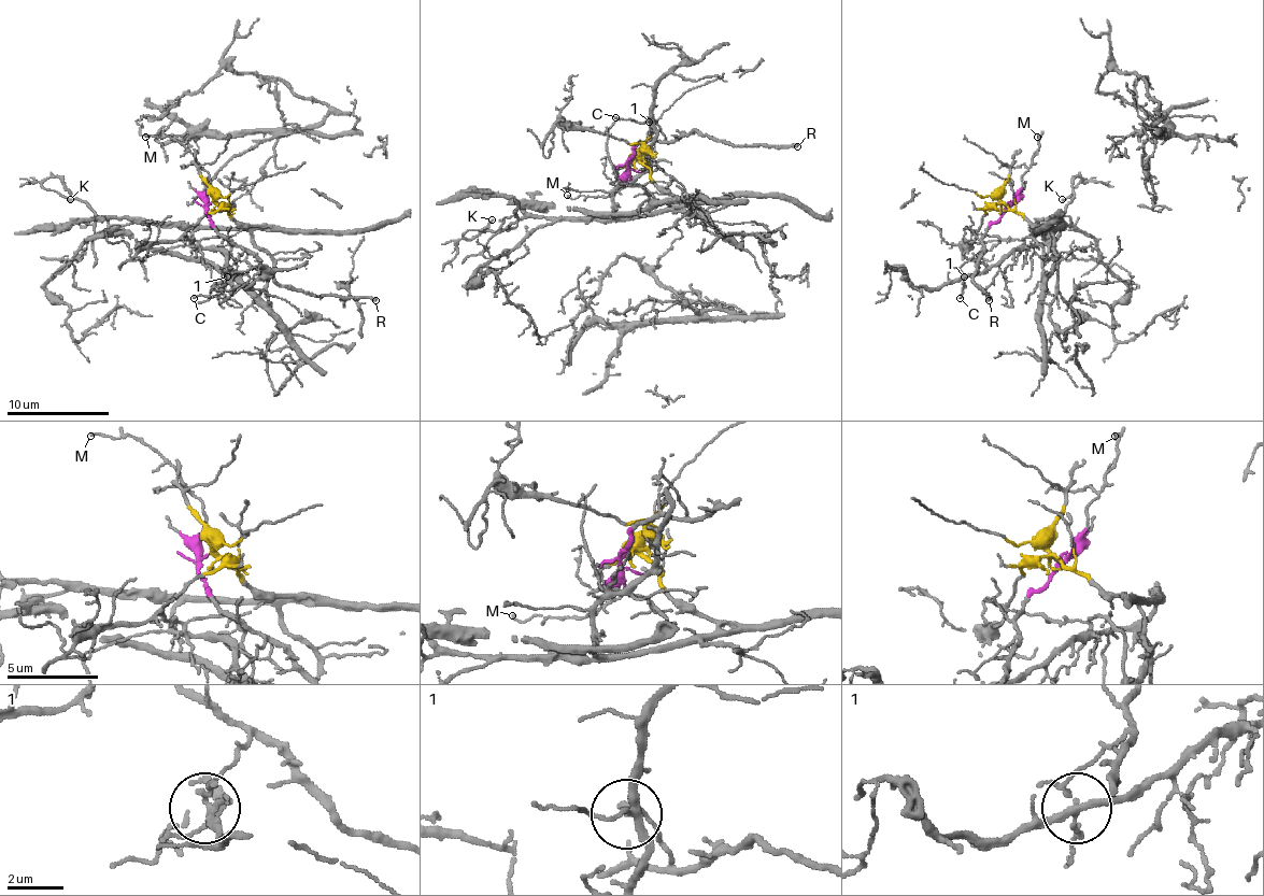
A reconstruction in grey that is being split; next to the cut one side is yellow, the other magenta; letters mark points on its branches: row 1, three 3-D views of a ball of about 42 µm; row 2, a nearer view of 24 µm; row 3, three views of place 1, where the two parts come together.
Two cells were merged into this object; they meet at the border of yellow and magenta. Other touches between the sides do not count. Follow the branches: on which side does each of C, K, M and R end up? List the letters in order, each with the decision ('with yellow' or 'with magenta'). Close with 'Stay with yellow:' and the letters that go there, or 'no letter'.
C: with magenta
K: with yellow
M: with magenta
R: with magenta
Stay with yellow: K

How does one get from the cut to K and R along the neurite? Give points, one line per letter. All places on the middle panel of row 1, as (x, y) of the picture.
K: (634, 159), (682, 201), (615, 218), (521, 216), (505, 229), (484, 229), (469, 239), (464, 235), (492, 218)
R: (634, 159), (628, 159), (638, 144), (651, 139), (669, 142), (700, 131), (734, 144), (797, 147)

